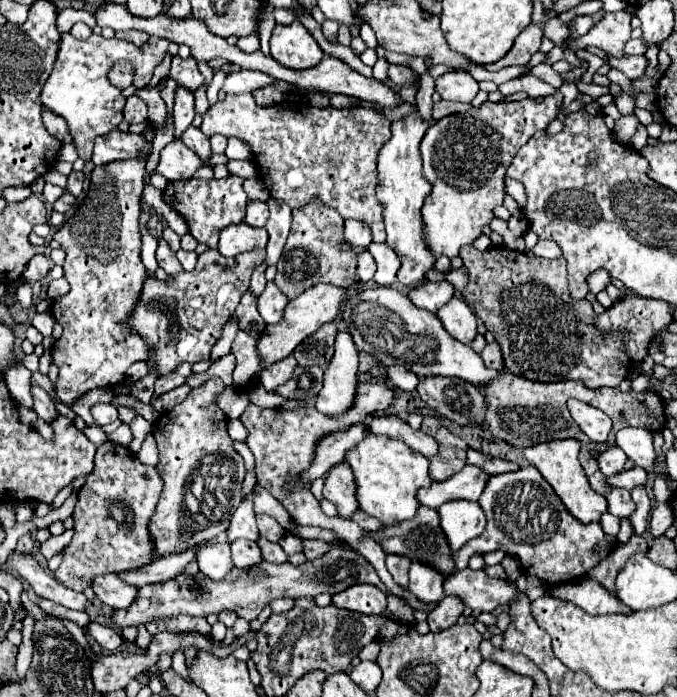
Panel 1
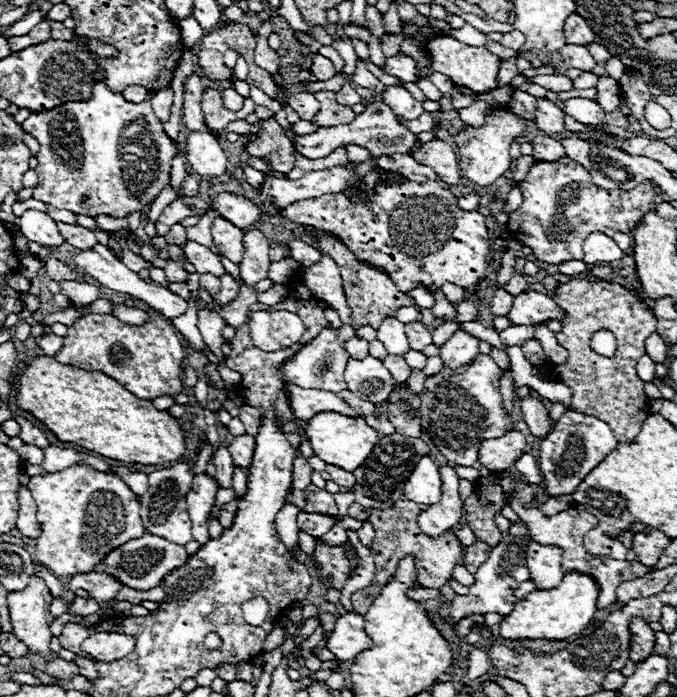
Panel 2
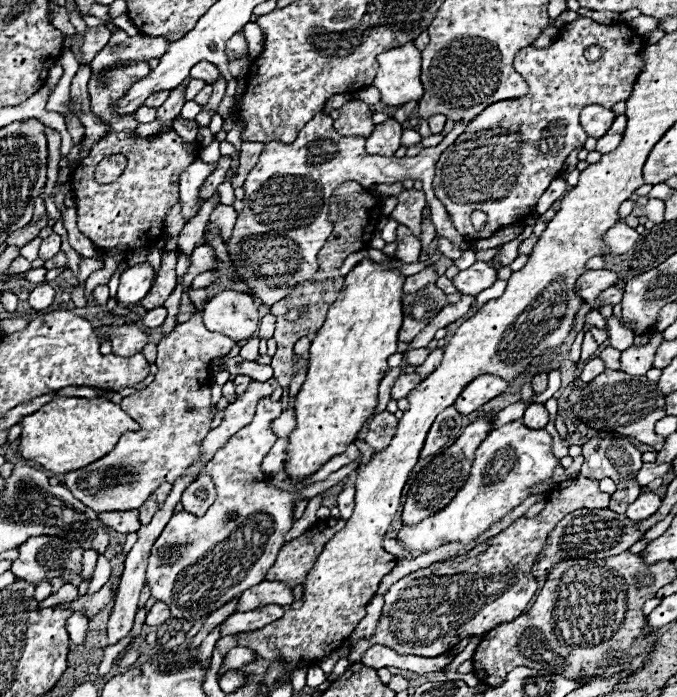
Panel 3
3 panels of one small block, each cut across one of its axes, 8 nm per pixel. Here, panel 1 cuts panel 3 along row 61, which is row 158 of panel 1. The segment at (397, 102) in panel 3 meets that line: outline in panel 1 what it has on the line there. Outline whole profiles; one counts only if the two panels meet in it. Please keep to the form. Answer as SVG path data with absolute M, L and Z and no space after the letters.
M418 114L392 124L392 138L378 152L378 200L384 202L384 224L386 224L386 244L398 254L402 266L398 270L398 282L414 288L426 282L426 272L434 268L436 256L424 242L422 226L422 204L430 194L432 184L422 176L422 158L418 144L430 124Z

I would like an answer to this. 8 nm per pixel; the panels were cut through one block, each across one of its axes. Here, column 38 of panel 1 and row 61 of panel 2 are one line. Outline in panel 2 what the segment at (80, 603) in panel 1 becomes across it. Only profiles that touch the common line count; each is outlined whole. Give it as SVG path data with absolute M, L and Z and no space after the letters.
M566 44L566 48L560 48L558 52L560 52L560 56L562 56L562 60L564 60L564 64L566 64L568 68L578 68L578 70L592 72L592 70L598 66L586 46Z

